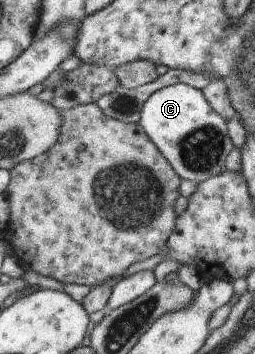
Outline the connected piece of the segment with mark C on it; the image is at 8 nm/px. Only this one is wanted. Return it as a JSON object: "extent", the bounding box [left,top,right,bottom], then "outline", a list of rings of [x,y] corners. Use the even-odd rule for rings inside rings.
{"extent":[139,84,234,185],"outline":[[[175,84],[157,90],[144,103],[139,123],[181,179],[188,179],[199,185],[208,177],[213,177],[215,174],[220,174],[226,170],[225,161],[227,161],[227,155],[234,145],[227,133],[226,121],[213,110],[200,89],[186,84]]]}

